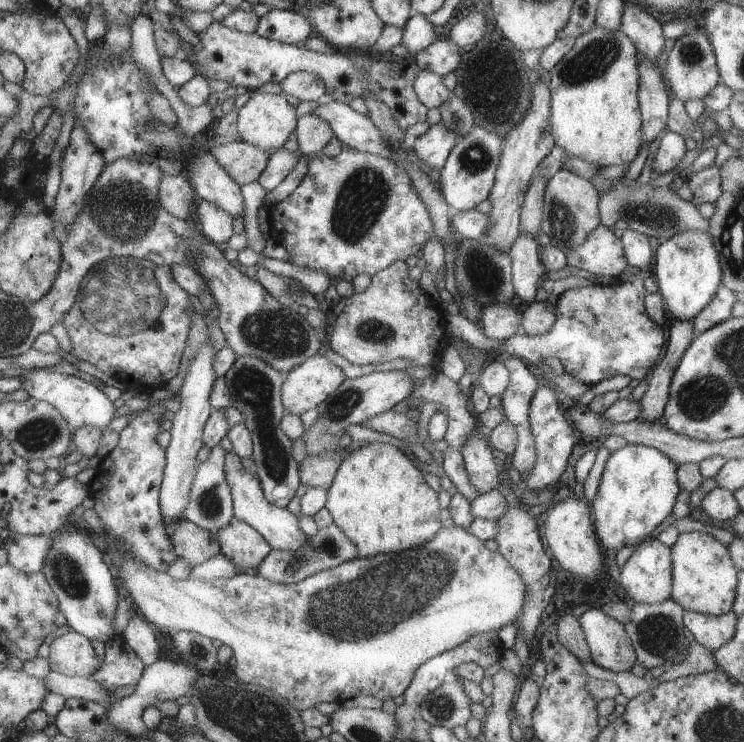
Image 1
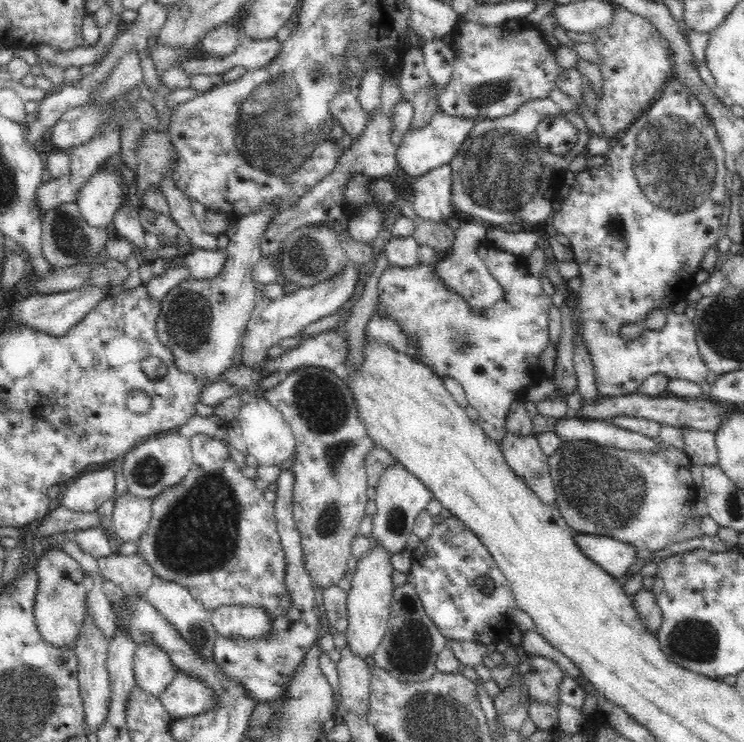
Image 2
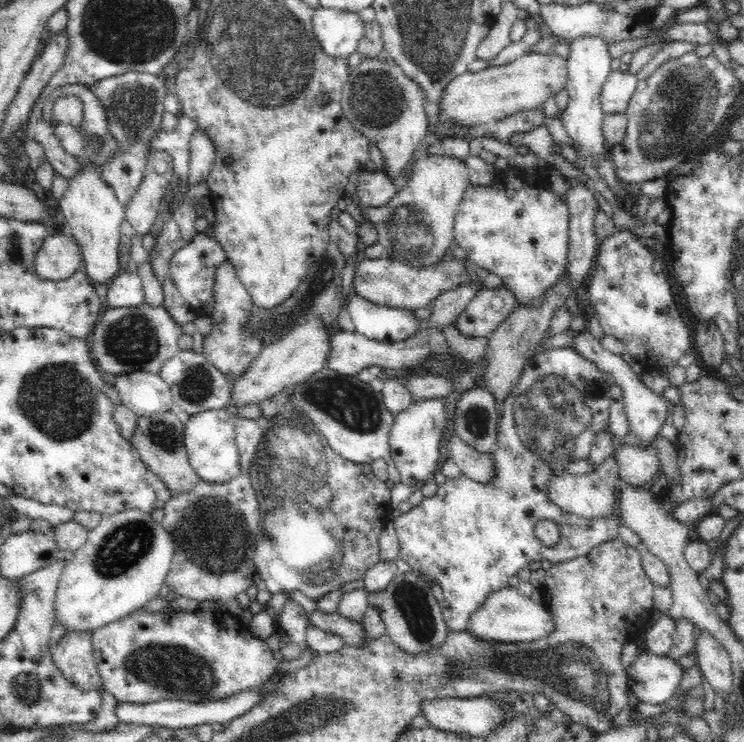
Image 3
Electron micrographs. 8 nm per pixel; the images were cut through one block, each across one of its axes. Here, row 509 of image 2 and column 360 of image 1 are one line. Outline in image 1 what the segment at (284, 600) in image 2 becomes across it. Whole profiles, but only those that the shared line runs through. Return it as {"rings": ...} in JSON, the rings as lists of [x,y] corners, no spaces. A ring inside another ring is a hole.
{"rings":[[[343,145],[342,152],[334,157],[322,151],[310,155],[308,168],[300,185],[279,204],[280,214],[273,215],[272,224],[287,234],[281,245],[286,247],[288,261],[303,268],[324,271],[330,276],[328,284],[340,280],[352,283],[359,274],[374,276],[396,260],[405,262],[410,256],[419,257],[426,242],[435,237],[432,216],[414,190],[412,178],[398,162]]]}

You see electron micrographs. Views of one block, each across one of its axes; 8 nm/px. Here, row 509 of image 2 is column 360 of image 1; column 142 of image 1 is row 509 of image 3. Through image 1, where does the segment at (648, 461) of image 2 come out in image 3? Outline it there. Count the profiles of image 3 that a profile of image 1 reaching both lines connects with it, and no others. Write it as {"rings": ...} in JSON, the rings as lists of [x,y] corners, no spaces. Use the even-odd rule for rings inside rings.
{"rings":[[[610,455],[596,469],[596,472],[592,471],[580,474],[580,476],[562,473],[551,478],[548,481],[546,495],[557,507],[582,519],[610,518],[610,516],[619,514],[616,506],[616,488],[619,478],[618,461],[614,455]]]}

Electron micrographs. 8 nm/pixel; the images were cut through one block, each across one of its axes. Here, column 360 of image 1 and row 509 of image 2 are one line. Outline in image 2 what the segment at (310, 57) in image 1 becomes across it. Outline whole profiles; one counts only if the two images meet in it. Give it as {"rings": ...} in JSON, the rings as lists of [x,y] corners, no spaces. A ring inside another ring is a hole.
{"rings":[[[102,468],[102,470],[94,470],[94,472],[86,470],[66,483],[66,492],[61,494],[59,504],[73,511],[96,511],[101,504],[114,501],[115,485],[116,474],[112,468]]]}

